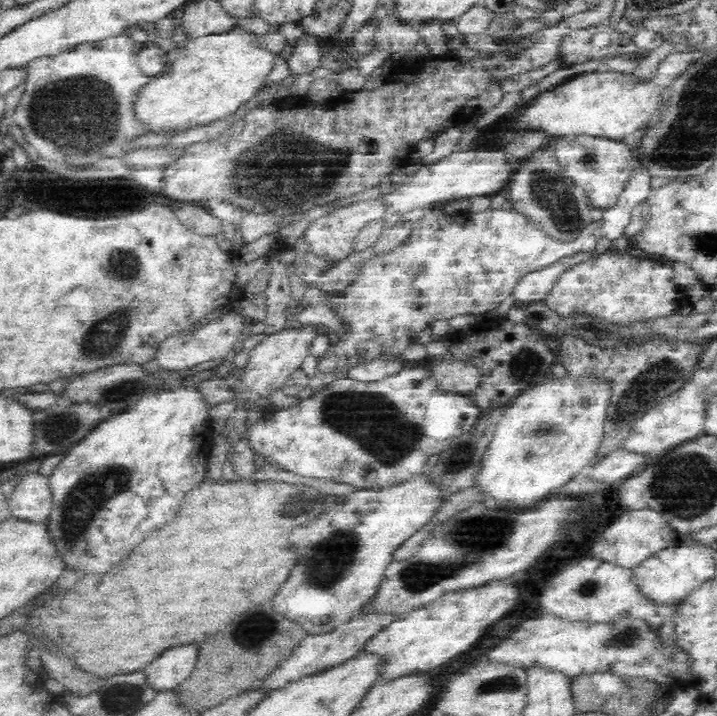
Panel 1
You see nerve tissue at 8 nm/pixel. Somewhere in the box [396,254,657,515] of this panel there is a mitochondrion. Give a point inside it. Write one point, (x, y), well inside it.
(463, 456)

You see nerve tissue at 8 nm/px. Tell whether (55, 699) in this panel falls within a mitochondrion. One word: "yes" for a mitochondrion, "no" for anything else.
no

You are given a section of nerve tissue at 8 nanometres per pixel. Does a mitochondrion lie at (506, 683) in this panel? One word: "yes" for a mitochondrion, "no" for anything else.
yes

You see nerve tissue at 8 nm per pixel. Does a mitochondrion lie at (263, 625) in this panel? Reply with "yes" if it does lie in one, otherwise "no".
yes

